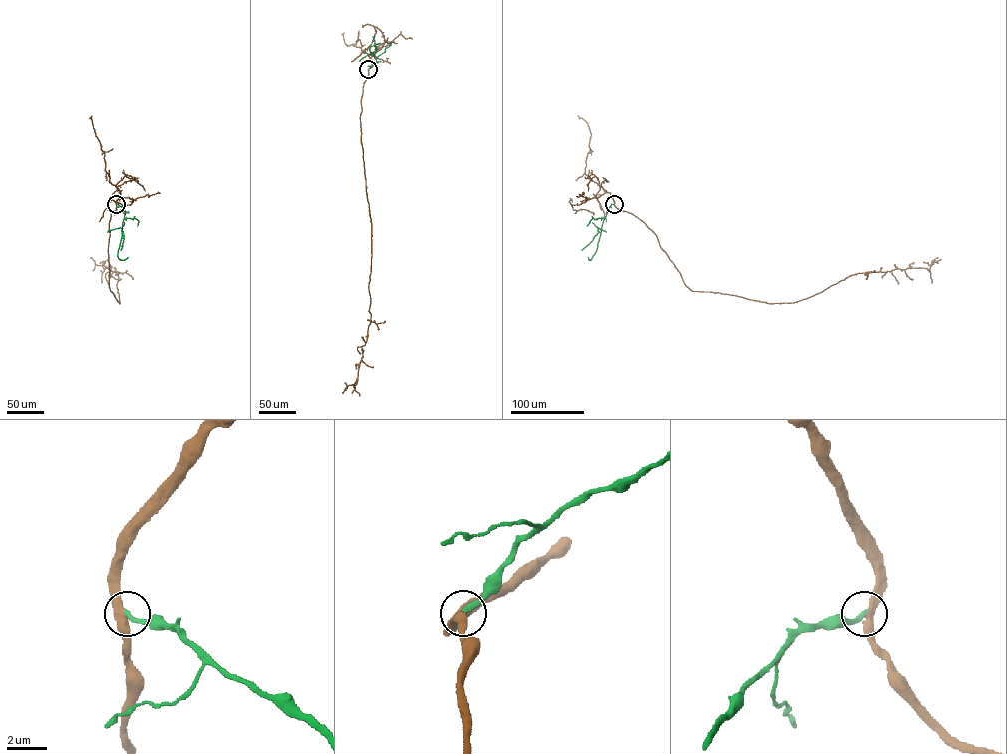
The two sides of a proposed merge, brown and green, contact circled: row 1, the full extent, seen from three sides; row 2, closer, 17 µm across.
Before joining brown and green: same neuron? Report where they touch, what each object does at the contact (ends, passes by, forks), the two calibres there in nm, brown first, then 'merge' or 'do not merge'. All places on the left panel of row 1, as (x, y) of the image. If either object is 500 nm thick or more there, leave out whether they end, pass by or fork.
at (116, 204); brown passes by; green ends there; 400 nm thick on the brown side, 240 nm on the other; do not merge

